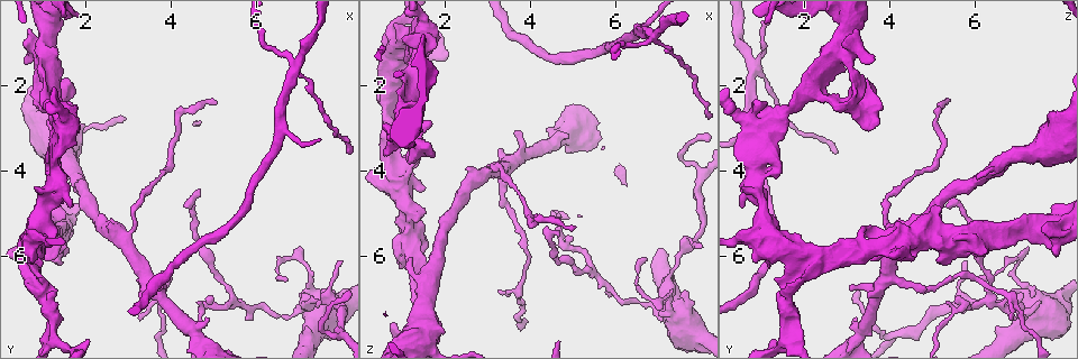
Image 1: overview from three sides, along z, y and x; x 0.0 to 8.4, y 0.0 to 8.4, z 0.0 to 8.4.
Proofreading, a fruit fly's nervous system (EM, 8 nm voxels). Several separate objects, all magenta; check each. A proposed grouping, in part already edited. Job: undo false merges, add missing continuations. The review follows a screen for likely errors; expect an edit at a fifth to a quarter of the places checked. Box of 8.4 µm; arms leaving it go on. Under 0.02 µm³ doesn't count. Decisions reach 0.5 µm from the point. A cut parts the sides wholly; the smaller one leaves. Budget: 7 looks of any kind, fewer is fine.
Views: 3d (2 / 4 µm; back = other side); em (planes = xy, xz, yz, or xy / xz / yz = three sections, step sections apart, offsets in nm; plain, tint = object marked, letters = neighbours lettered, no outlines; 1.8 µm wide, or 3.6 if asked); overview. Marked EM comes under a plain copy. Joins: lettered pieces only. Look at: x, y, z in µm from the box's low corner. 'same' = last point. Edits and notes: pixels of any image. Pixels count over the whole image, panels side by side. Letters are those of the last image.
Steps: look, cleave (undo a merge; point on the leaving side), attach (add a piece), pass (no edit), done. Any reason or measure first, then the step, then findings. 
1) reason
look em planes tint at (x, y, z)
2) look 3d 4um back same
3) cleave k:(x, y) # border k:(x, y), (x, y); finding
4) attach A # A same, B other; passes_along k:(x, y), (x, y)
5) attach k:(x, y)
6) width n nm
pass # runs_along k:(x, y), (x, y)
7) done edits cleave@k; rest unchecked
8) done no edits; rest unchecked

look em xy step 8 tint at (7.00, 1.55, 0.80)

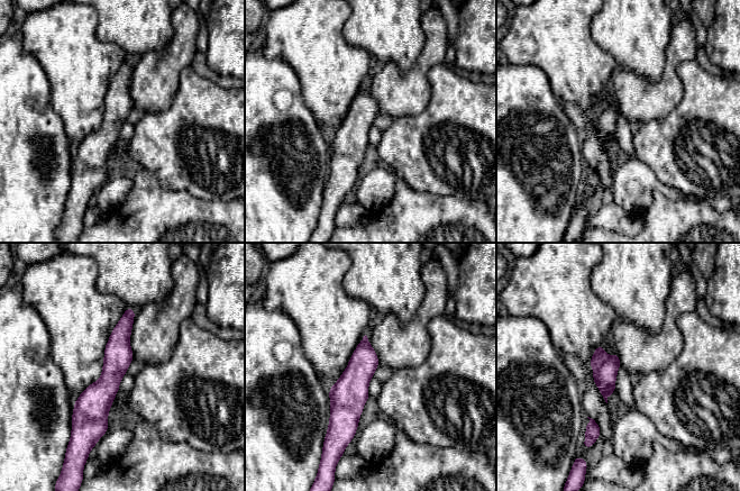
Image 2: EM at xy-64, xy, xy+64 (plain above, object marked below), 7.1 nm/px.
cut it another way
look em planes tint same

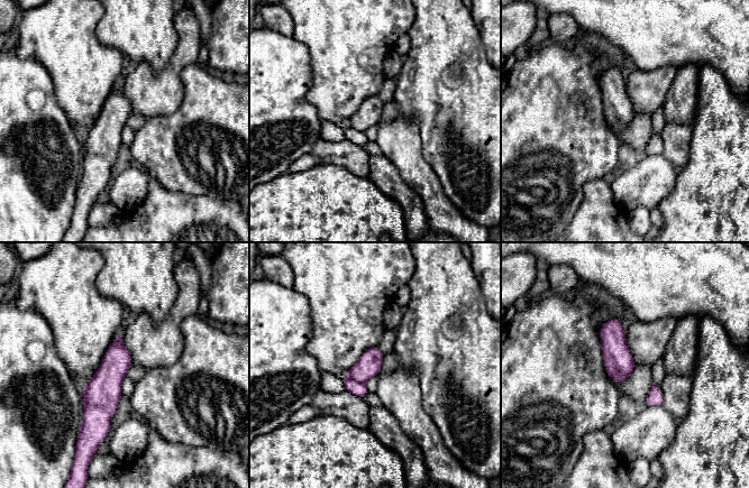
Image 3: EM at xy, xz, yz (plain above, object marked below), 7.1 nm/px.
what lies round it
look em planes letters same

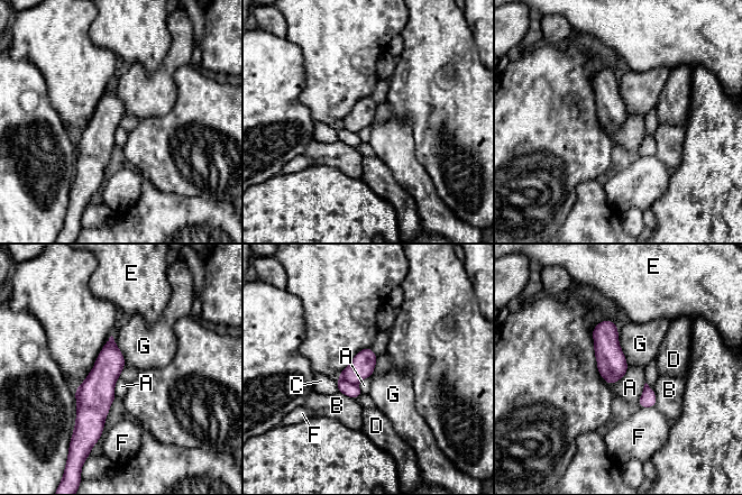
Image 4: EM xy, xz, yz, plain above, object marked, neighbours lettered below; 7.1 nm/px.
cleave 4:(350, 390) # A other, B other, C other, D other, E other, F other, G other; a second neuron is stuck on

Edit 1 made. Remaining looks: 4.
look overview

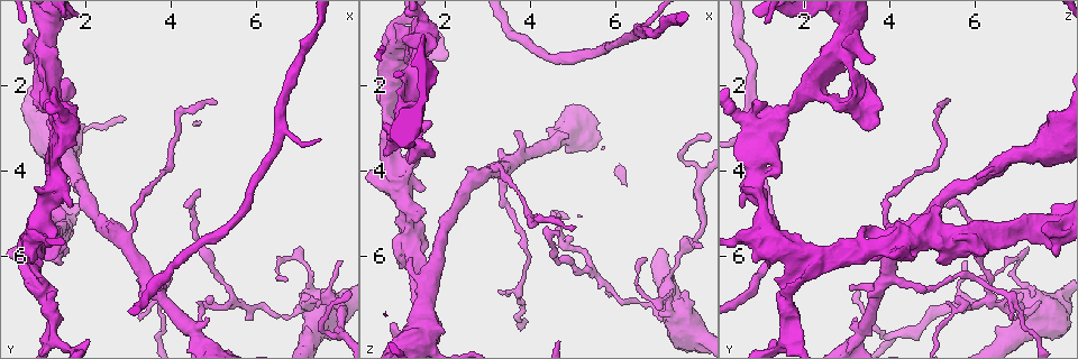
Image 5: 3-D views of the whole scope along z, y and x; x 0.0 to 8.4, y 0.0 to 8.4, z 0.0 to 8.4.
looks like a crossing
look em 3.6um planes letters at (1.35, 2.80, 1.35)

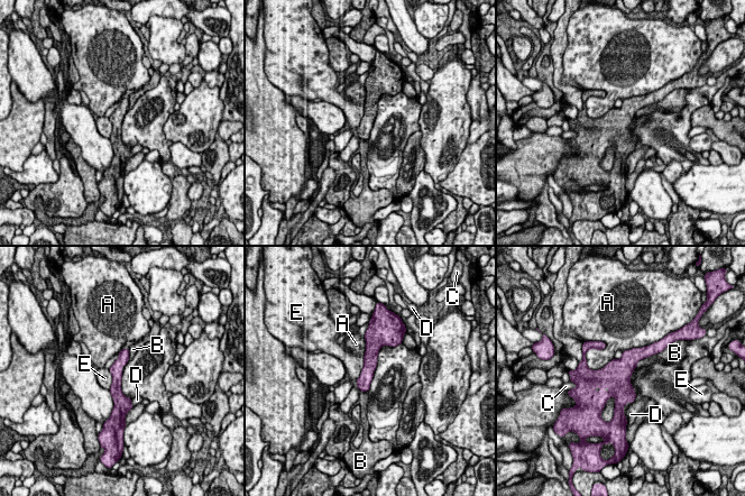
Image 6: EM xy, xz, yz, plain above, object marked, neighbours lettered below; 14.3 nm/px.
width 180 nm
pass # A other, B other, C other, D other, E other; runs_along 6:(125, 351), (117, 367), (118, 404); continuous, no second neuron

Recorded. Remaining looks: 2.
arms part here
look 3d 2um back at (5.50, 7.05, 6.35)

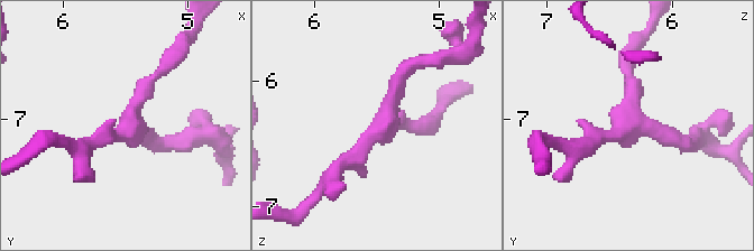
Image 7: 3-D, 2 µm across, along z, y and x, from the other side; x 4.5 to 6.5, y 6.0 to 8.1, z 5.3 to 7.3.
arms 3
look em planes letters at (5.46, 7.02, 6.34)

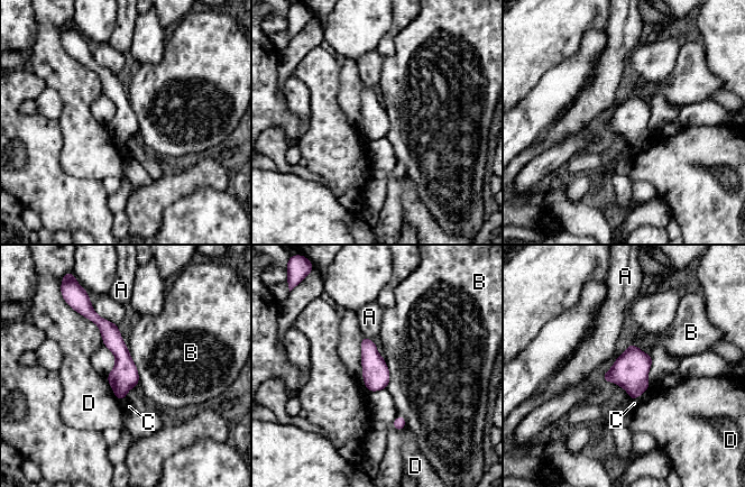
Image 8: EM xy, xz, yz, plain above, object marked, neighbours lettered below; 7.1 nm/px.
width 190 nm
pass # A other, B other, C other, D other; border 8:(127, 347), (135, 364), (139, 384); all the same neuron

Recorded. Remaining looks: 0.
done edits cleave@4; rest unchecked

